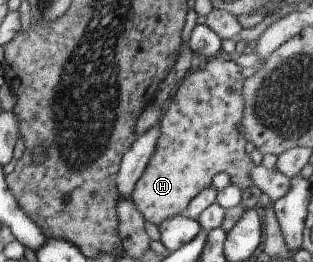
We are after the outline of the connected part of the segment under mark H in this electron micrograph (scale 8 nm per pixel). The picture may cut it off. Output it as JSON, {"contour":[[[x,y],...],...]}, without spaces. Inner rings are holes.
{"contour":[[[211,58],[204,60],[199,71],[185,76],[175,86],[171,103],[167,105],[167,111],[161,117],[155,151],[149,157],[131,193],[131,201],[144,221],[158,226],[161,221],[182,214],[187,203],[199,191],[212,187],[213,175],[218,173],[226,173],[229,176],[229,183],[238,187],[239,190],[252,184],[249,172],[254,165],[250,161],[249,153],[245,152],[246,140],[239,130],[241,119],[243,119],[241,87],[243,87],[245,76],[246,72],[237,67],[235,61]]]}

